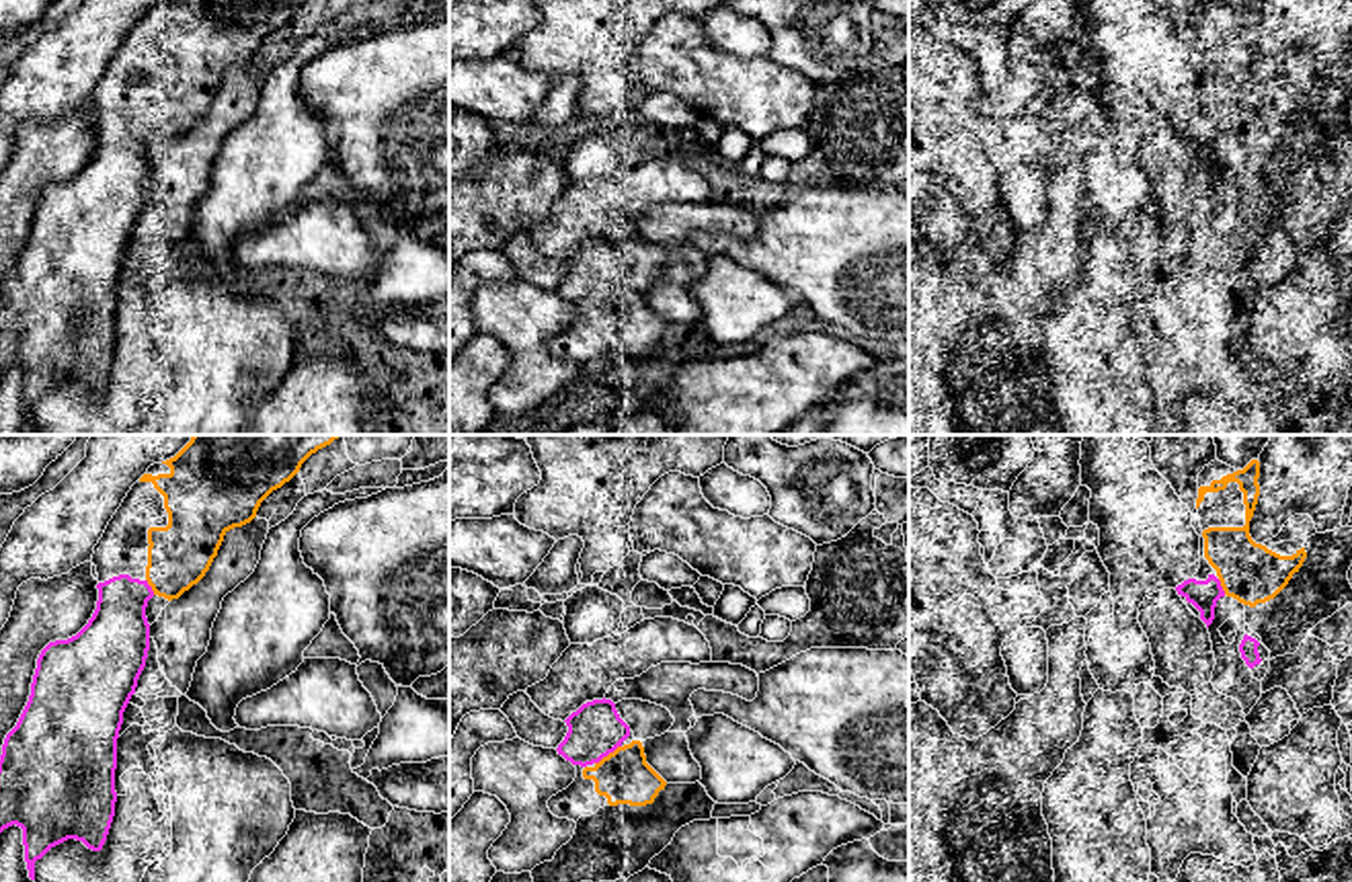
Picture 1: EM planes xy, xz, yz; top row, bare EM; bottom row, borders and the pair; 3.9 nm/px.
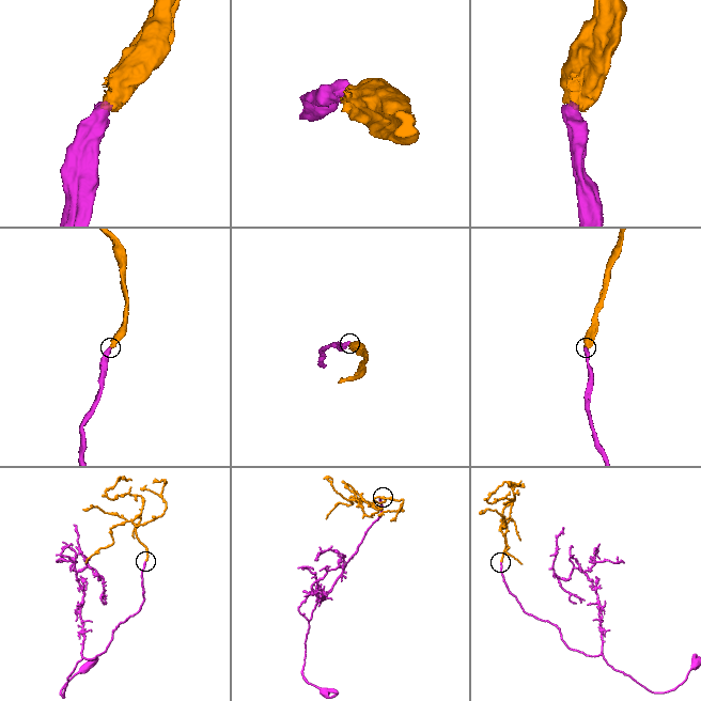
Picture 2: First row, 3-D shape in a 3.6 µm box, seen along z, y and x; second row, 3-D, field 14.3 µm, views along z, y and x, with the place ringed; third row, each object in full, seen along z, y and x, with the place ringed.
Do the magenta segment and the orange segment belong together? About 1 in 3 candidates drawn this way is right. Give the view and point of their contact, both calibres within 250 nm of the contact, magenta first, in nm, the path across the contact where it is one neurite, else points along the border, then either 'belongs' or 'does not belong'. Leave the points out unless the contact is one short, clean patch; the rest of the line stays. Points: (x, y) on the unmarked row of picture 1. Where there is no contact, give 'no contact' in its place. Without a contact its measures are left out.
xz (608, 294) | 220/200 nm | belongs

